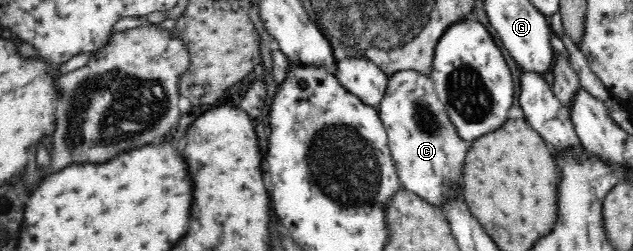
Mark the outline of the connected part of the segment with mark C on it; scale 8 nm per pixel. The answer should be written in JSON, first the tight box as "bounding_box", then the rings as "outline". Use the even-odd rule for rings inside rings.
{"bounding_box":[377,70,469,213],"outline":[[[412,70],[397,72],[388,81],[385,97],[377,111],[388,136],[401,188],[444,213],[445,206],[459,188],[469,148],[437,97],[433,80]]]}

